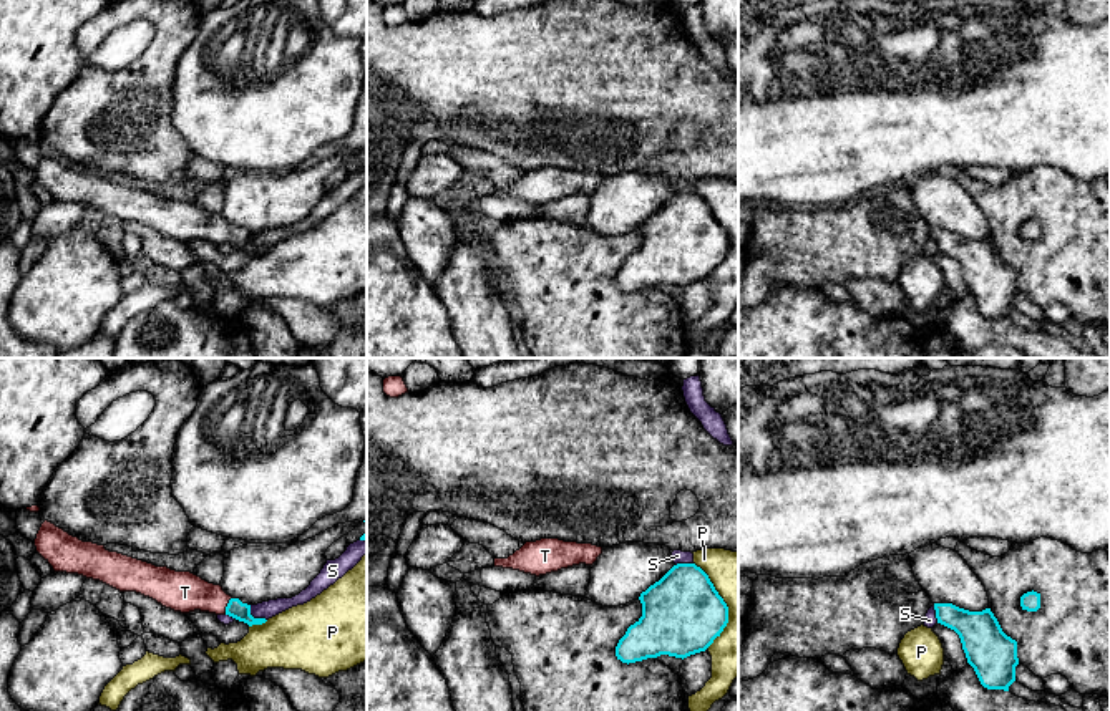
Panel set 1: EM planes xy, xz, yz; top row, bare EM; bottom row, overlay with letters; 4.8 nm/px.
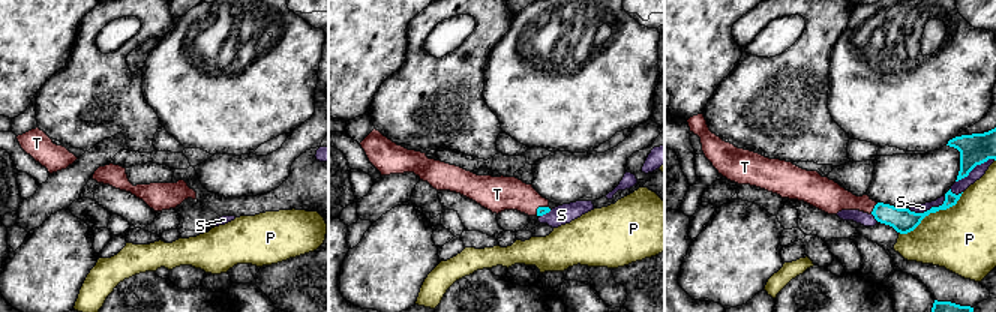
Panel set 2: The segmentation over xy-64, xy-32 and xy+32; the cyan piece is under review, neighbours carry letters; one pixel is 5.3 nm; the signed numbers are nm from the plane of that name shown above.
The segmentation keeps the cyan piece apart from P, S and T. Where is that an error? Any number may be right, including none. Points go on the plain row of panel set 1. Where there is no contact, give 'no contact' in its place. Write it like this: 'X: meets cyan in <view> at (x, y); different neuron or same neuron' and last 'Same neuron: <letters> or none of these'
P: meets cyan in xz at (725, 234); different neuron
S: meets cyan in xy at (253, 246); different neuron
T: meets cyan in xy at (228, 234); same neuron
Same neuron: T

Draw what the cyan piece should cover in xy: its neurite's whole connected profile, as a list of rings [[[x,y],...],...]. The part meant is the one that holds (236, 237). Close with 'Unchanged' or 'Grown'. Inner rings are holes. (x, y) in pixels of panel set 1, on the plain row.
[[[48,149],[41,152],[35,176],[55,201],[78,202],[119,220],[141,222],[174,240],[201,239],[229,244],[249,255],[267,250],[265,247],[254,247],[251,234],[232,227],[221,214],[209,212],[191,201],[176,201],[166,194],[156,196],[110,181],[105,174],[83,171]]]. Grown

